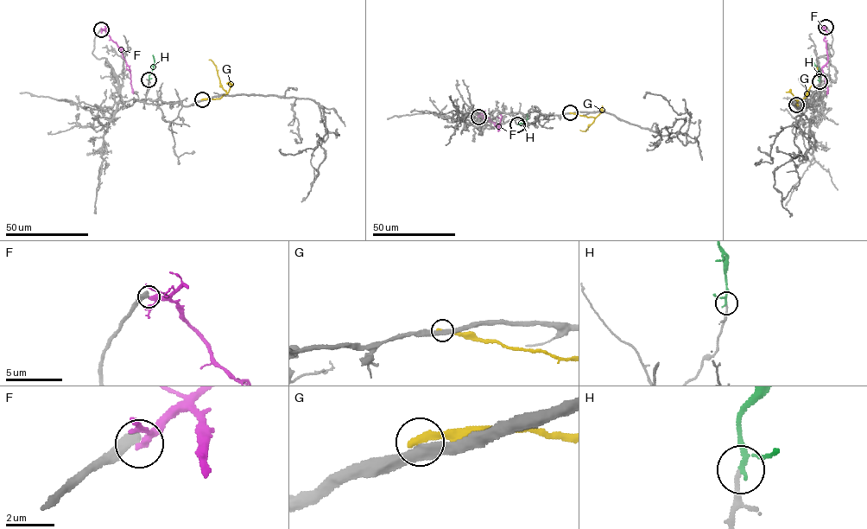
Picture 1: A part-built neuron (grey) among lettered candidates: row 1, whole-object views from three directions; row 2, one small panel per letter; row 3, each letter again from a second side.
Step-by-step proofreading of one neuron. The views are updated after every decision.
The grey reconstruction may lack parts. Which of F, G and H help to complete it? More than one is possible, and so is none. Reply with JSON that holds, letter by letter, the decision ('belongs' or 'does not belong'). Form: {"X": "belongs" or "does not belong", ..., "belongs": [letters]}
{"F": "does not belong", "G": "does not belong", "H": "belongs", "belongs": ["H"]}

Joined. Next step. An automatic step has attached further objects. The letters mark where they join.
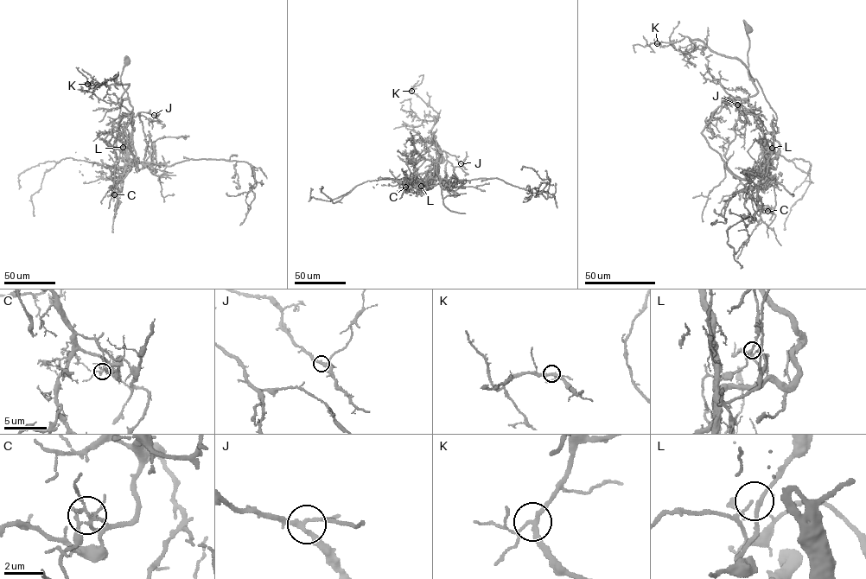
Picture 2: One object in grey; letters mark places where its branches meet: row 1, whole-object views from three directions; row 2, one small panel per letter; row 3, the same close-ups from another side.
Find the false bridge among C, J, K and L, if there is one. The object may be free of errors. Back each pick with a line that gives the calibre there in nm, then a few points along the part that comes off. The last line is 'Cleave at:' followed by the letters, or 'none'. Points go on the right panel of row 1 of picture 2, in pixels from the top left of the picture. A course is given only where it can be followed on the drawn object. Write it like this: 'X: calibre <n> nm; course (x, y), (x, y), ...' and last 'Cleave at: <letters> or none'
C: calibre 140 nm; course (767, 211), (775, 180), (747, 100), (757, 91), (748, 66), (685, 36), (635, 52)
Cleave at: C

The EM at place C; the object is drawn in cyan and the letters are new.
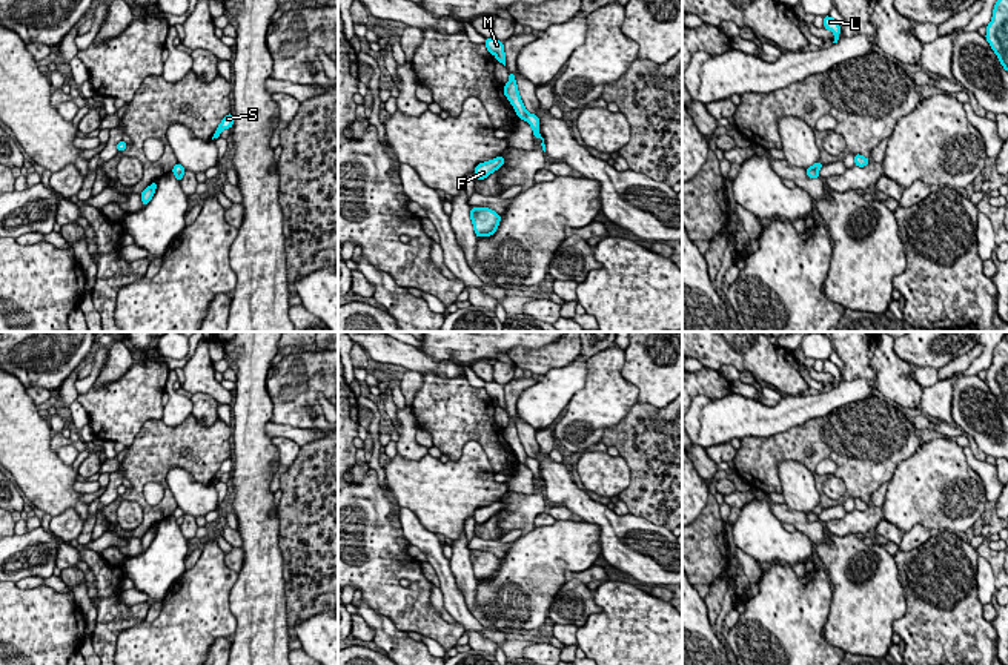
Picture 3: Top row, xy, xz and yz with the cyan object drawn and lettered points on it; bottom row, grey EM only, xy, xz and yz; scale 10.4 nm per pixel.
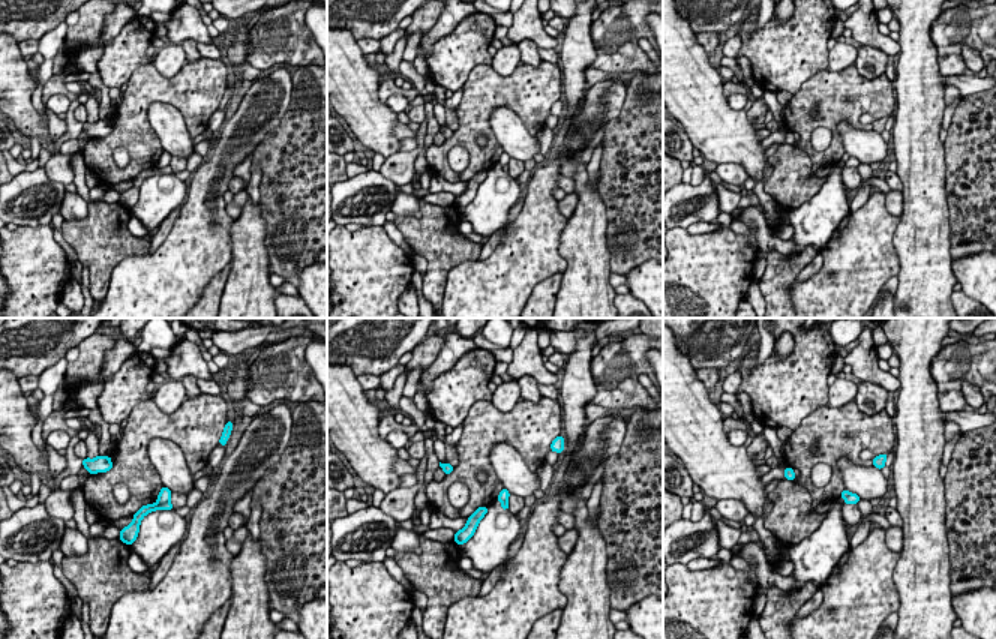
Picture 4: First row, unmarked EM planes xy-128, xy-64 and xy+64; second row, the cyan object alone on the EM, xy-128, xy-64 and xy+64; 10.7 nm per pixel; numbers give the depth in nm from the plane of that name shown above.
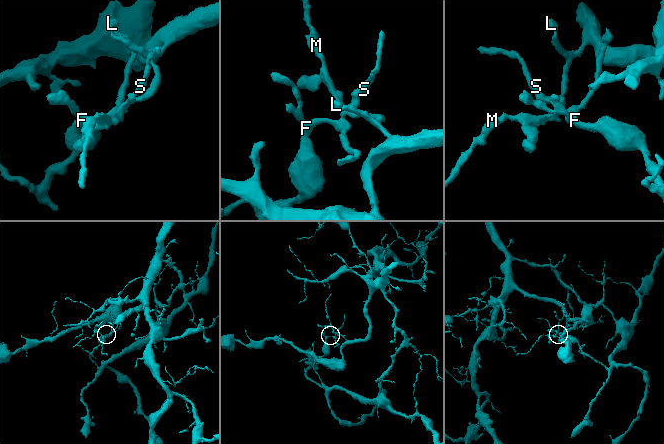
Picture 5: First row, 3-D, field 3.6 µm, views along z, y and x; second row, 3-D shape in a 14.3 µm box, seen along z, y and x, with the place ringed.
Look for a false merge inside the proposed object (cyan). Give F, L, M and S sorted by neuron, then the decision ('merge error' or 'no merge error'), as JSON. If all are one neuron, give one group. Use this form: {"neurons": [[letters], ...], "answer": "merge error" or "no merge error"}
{"neurons": [["F", "M", "S"], ["L"]], "answer": "merge error"}

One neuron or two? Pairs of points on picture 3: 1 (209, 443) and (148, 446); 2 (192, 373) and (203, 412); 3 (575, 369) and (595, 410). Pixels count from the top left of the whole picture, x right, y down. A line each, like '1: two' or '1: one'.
1: one
2: two
3: two

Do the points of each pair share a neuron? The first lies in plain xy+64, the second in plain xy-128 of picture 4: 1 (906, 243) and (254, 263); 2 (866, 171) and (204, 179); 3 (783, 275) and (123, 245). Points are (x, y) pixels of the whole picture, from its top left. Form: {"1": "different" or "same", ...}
{"1": "same", "2": "different", "3": "same"}

